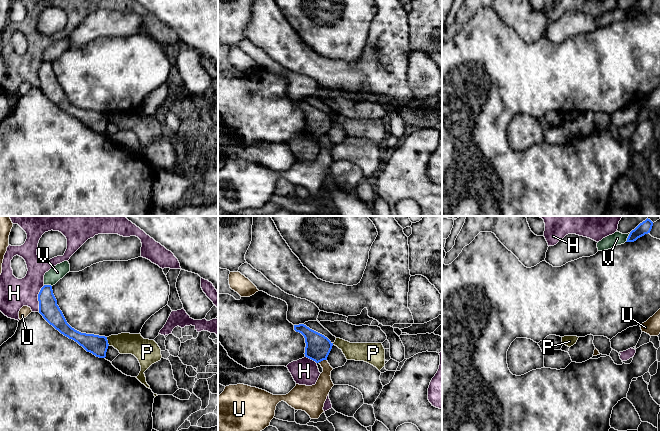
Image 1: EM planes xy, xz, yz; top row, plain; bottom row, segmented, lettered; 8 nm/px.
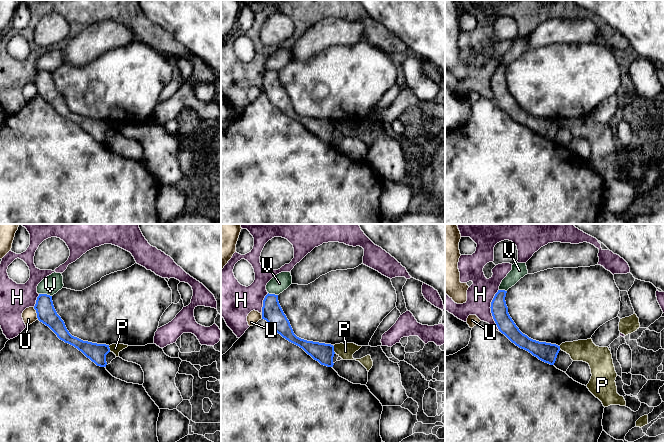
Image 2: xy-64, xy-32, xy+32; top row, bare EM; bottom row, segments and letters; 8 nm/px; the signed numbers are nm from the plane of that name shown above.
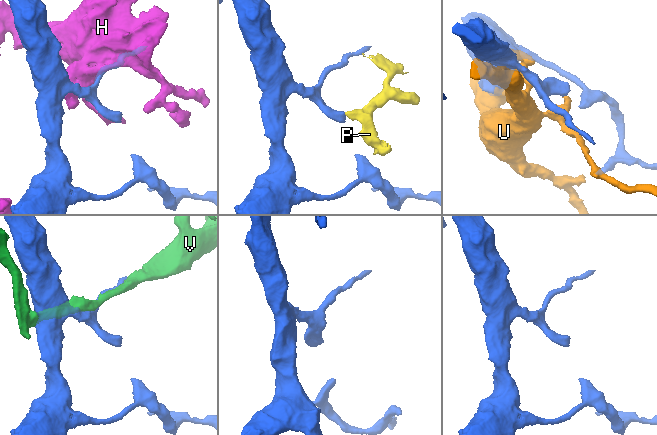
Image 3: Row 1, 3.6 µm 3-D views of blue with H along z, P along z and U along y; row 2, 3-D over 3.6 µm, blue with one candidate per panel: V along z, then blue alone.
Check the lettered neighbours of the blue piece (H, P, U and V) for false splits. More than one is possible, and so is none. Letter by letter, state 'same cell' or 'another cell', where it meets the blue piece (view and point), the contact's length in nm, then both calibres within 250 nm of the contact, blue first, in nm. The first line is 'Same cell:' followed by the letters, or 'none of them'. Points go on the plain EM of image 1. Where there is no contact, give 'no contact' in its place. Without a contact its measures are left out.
Same cell: none of them
H: another cell | xy (38, 74) | 220 nm | 160/240 nm
P: another cell | xy (107, 117) | 80 nm | 160/170 nm
U: another cell | xz (322, 136) | 80 nm | 200/140 nm
V: another cell | yz (628, 13) | 80 nm | 90/100 nm

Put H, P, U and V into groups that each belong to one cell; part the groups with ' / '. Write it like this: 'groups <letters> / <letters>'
groups H / P / U / V

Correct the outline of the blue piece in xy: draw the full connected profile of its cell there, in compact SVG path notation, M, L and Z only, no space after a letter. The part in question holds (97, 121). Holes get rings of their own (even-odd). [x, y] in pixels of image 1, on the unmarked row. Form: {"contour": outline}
{"contour": "M44 61L39 70L39 89L61 110L74 116L87 128L96 133L105 134L108 125L108 116L105 112L81 109L72 104L66 97L62 87L57 81L51 61Z"}

